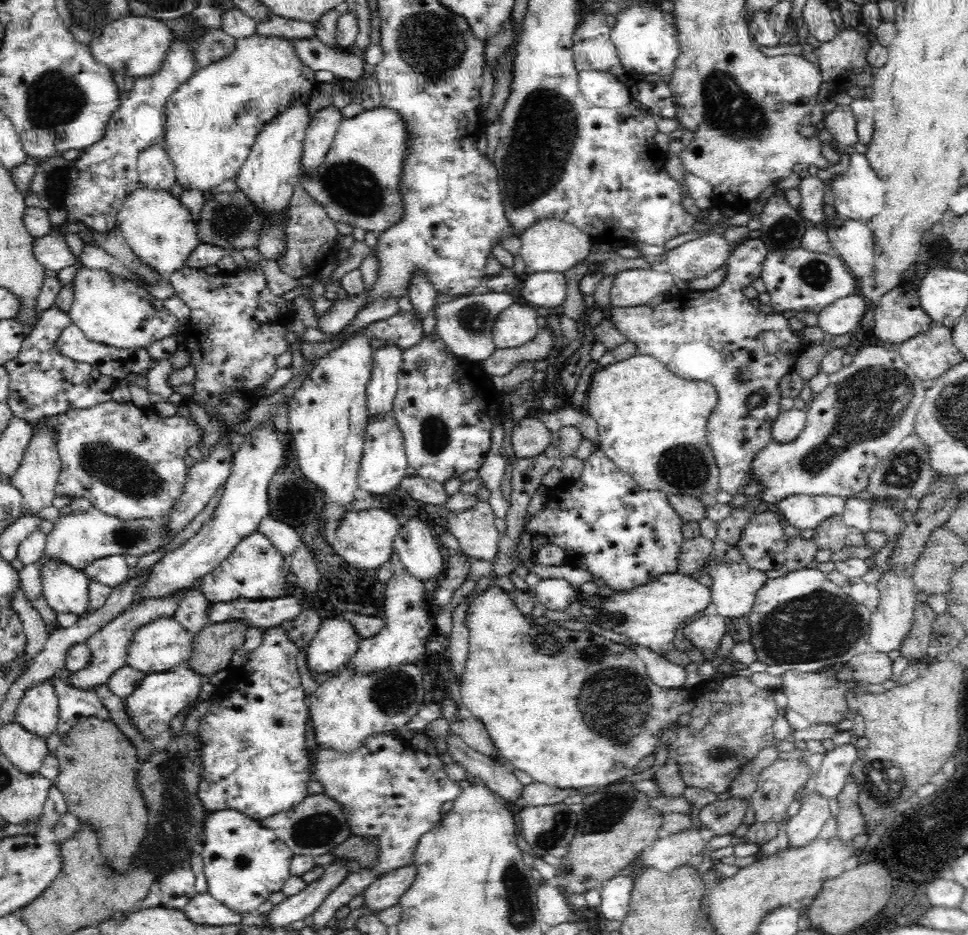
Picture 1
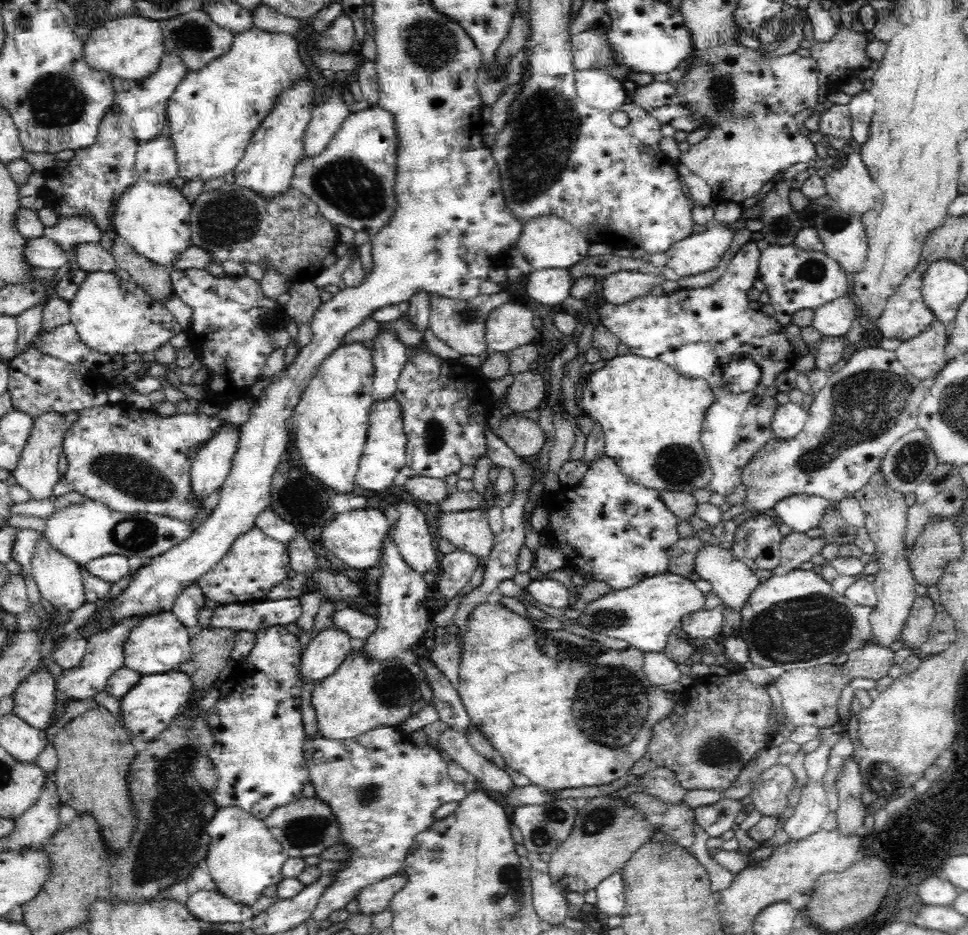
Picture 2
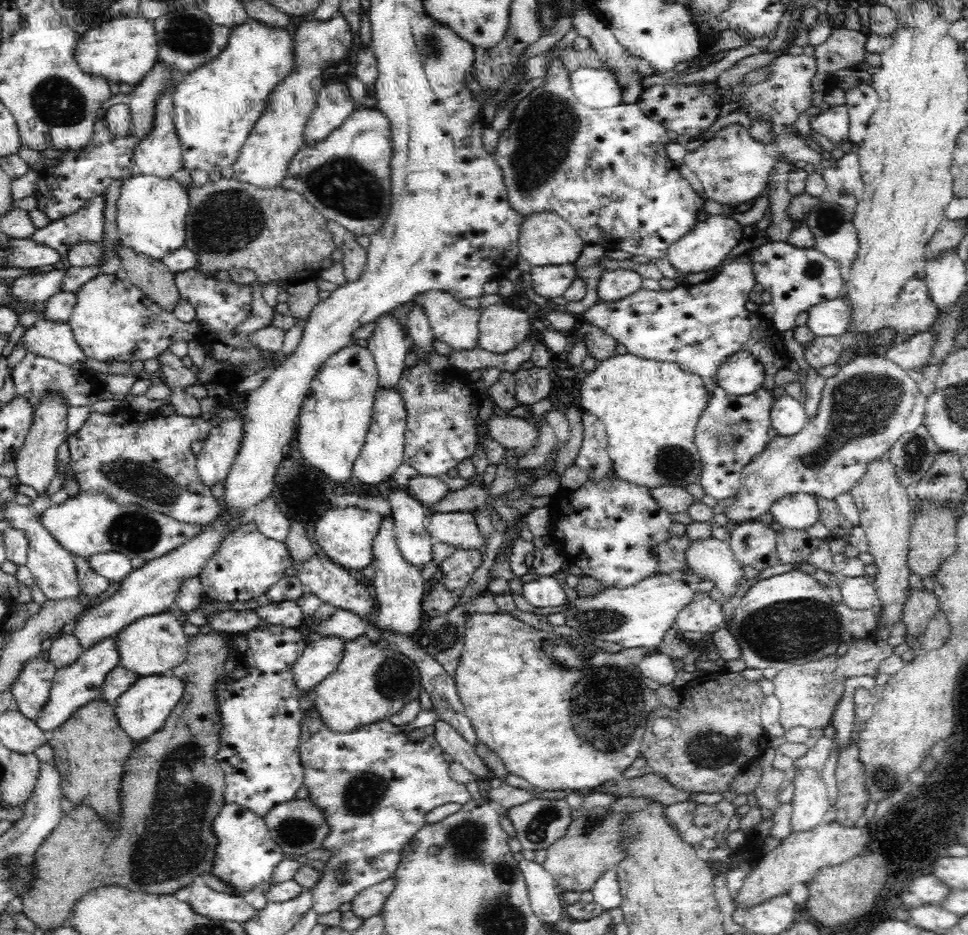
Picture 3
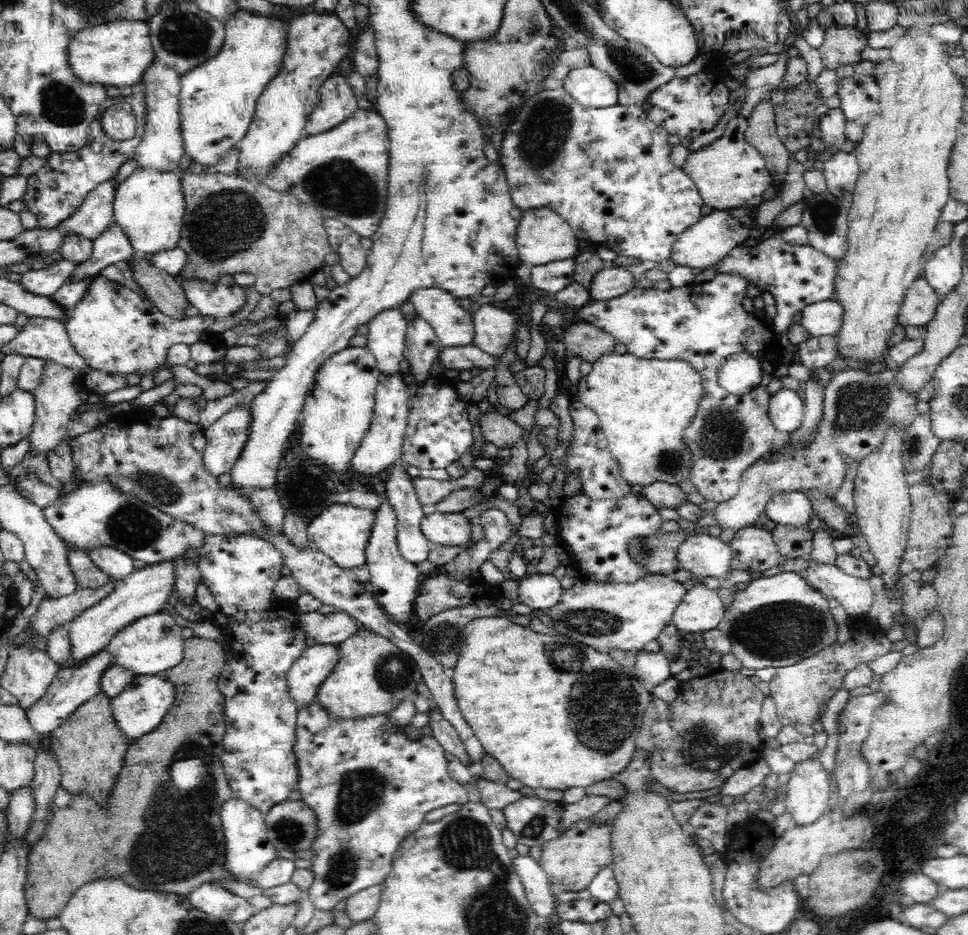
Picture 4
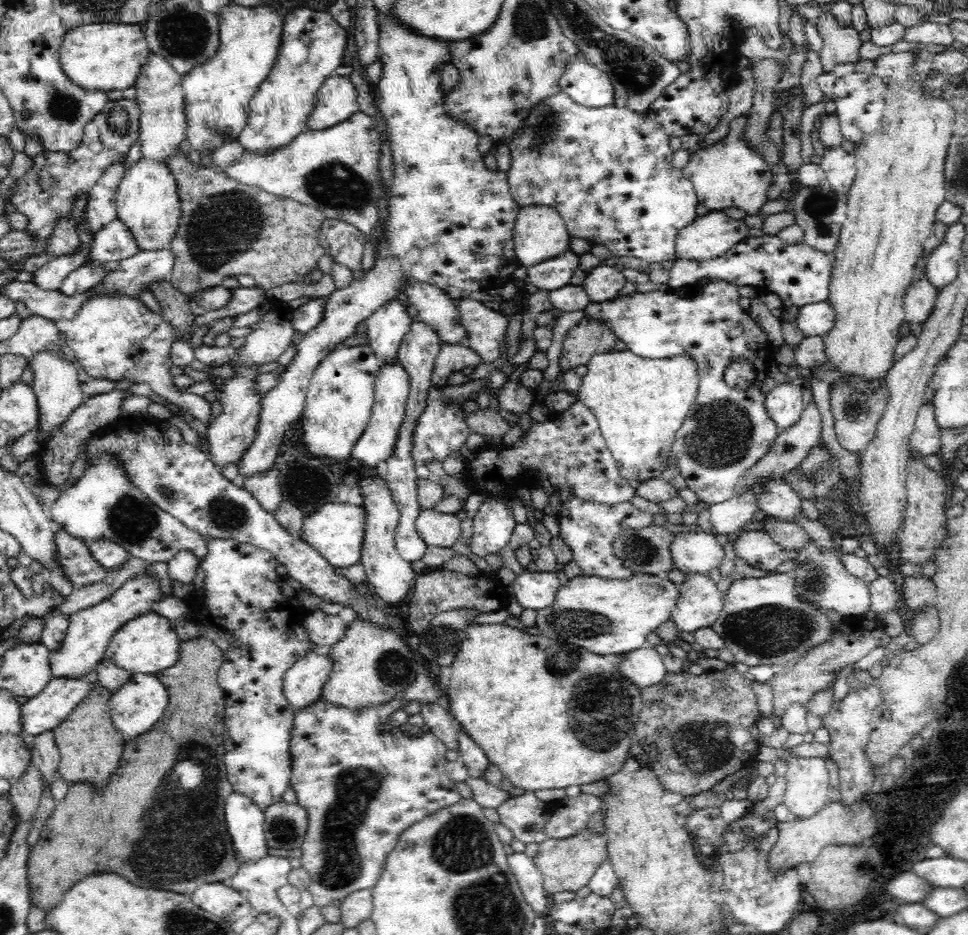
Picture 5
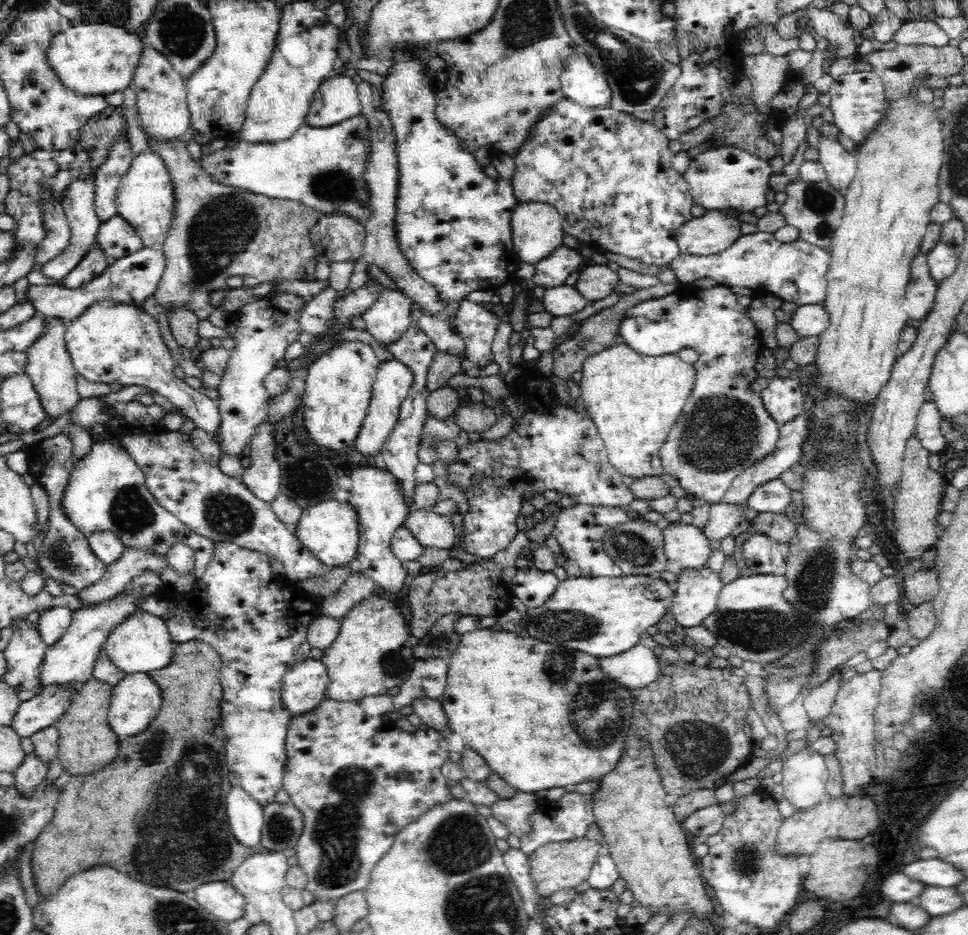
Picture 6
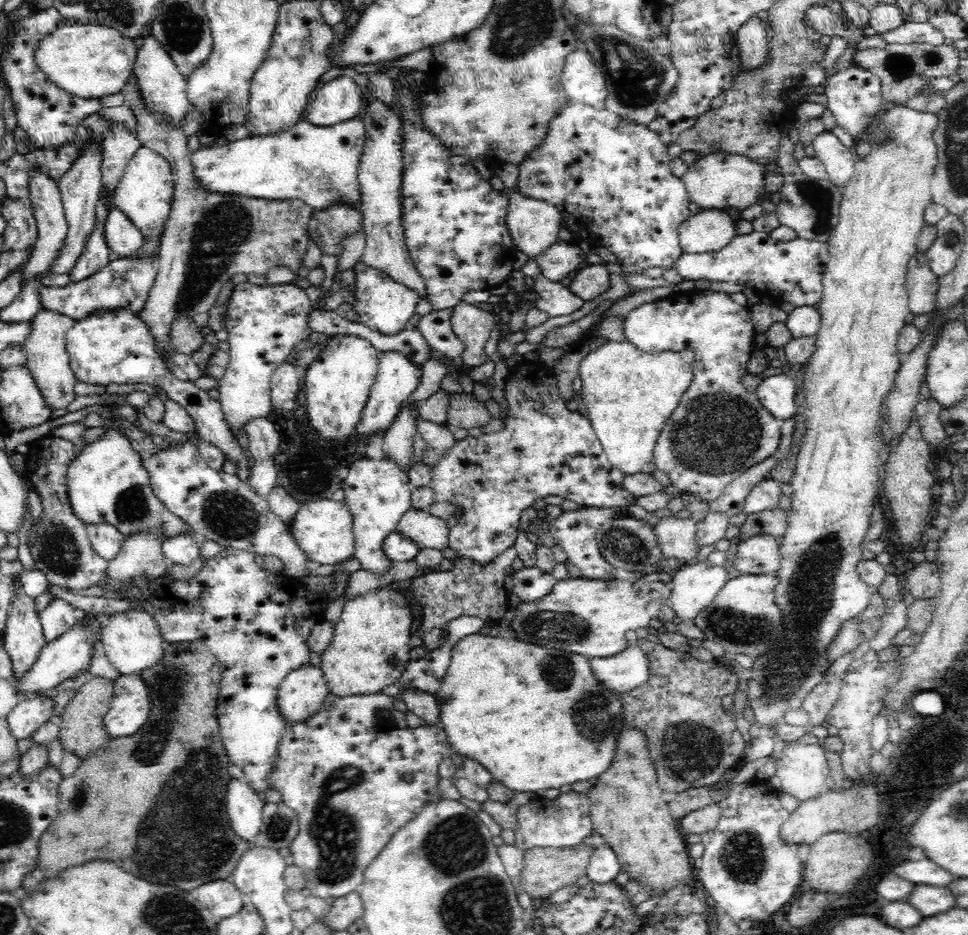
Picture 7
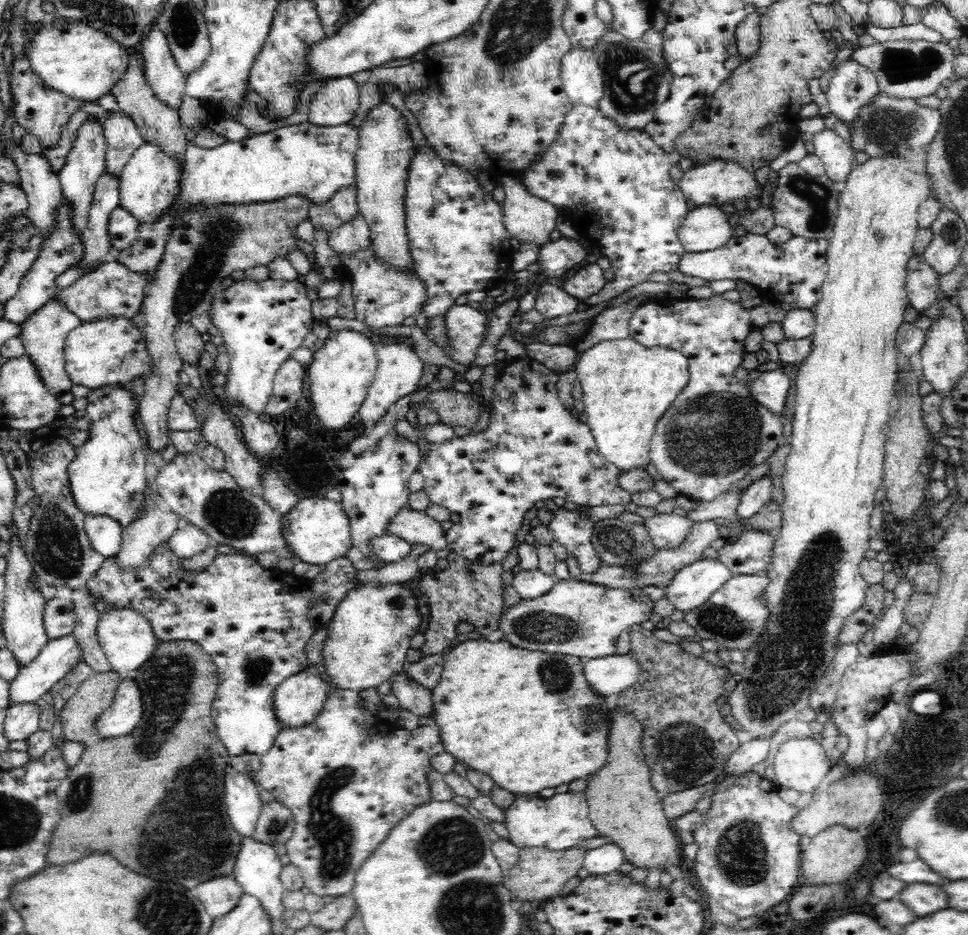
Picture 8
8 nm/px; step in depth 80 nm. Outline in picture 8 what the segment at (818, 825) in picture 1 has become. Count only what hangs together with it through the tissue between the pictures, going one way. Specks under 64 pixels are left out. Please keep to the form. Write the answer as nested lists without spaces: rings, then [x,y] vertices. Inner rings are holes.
[[[811,735],[789,739],[780,744],[774,754],[773,769],[776,774],[776,786],[792,788],[801,794],[813,794],[825,784],[825,776],[831,768],[826,751]]]

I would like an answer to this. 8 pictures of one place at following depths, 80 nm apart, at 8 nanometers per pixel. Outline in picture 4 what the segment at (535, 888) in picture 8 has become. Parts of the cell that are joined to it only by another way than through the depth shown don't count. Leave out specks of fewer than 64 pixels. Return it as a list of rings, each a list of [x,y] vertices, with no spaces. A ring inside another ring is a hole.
[[[592,818],[576,822],[569,826],[565,833],[558,838],[550,840],[541,847],[540,866],[548,875],[550,889],[561,892],[578,892],[588,888],[592,878],[606,866],[610,866],[614,860],[612,853],[612,825],[610,821],[597,824]]]

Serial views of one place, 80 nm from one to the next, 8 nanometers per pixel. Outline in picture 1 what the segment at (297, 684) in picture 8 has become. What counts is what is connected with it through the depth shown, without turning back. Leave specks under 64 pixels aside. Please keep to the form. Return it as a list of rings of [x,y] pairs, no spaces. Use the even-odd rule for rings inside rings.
[[[344,618],[323,620],[307,646],[308,669],[317,674],[332,674],[340,670],[358,650],[360,639],[354,626]]]

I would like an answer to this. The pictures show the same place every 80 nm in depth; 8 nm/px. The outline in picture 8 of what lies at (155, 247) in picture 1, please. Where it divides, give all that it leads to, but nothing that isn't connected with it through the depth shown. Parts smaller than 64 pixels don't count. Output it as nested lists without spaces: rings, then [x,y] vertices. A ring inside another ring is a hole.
[[[140,145],[130,156],[118,178],[120,207],[136,218],[139,224],[154,224],[178,198],[181,176],[182,168],[179,168],[175,158],[156,145]]]

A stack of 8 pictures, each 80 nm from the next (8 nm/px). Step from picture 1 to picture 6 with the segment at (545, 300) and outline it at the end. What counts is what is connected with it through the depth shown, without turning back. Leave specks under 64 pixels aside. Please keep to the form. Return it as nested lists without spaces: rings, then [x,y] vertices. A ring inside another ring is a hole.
[[[566,245],[558,246],[546,258],[535,264],[534,274],[531,277],[534,284],[543,288],[554,288],[566,283],[566,278],[572,272],[581,270],[587,260],[580,254],[579,249]]]

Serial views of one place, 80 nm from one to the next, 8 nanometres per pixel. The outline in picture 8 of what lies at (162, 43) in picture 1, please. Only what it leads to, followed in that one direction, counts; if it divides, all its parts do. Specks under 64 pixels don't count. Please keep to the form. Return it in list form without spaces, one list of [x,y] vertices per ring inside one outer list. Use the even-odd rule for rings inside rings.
[[[60,16],[42,21],[28,49],[32,69],[45,86],[74,100],[90,103],[111,93],[128,69],[131,51],[110,33]]]

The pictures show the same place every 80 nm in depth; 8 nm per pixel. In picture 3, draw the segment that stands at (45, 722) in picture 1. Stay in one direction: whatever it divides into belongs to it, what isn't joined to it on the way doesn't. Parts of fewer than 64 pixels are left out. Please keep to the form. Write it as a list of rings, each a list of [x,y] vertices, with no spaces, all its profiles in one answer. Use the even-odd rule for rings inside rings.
[[[41,656],[24,662],[24,669],[13,683],[11,692],[17,700],[18,710],[36,723],[40,710],[50,698],[57,667]]]

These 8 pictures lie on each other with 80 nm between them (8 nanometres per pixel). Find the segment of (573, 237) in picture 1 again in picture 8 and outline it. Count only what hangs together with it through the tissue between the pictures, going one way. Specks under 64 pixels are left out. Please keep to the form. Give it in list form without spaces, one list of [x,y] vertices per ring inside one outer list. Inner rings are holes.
[[[502,173],[495,180],[504,188],[506,193],[506,199],[503,202],[503,223],[508,234],[512,238],[516,238],[520,244],[533,242],[538,246],[544,246],[550,240],[550,234],[556,230],[556,222],[561,215],[559,214],[560,210],[556,209],[556,206],[550,202],[545,202],[528,193],[514,173]]]

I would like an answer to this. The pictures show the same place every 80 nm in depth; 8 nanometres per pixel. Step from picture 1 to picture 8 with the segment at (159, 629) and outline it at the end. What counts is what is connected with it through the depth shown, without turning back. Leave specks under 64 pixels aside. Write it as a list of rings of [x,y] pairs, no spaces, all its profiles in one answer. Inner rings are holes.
[[[128,608],[100,616],[96,632],[100,647],[102,647],[111,668],[122,677],[133,675],[134,670],[139,670],[145,662],[148,662],[152,658],[152,654],[156,652],[160,641],[153,633],[148,618],[145,618],[136,610]]]

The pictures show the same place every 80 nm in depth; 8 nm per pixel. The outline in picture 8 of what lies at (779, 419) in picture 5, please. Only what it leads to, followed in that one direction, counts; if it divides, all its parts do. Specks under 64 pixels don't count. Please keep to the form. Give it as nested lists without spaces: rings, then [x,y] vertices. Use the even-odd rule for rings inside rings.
[[[781,367],[762,372],[759,378],[750,382],[748,387],[752,396],[760,404],[766,406],[778,416],[784,414],[786,404],[788,404],[786,402],[788,400],[788,390],[792,388],[792,380]]]

